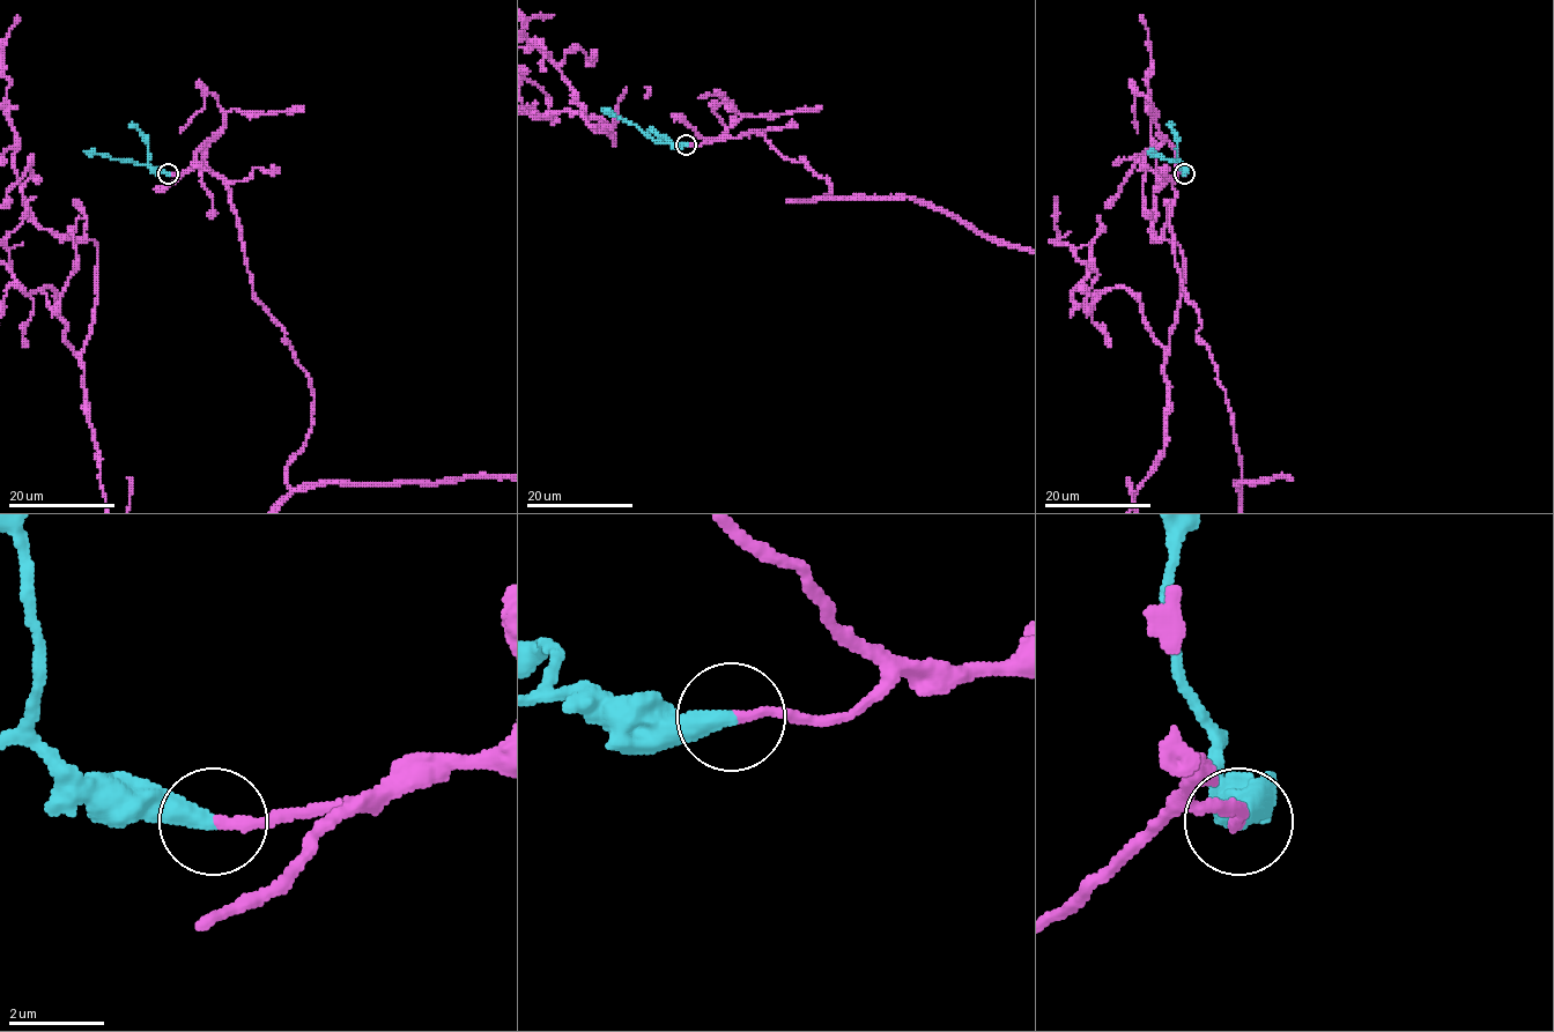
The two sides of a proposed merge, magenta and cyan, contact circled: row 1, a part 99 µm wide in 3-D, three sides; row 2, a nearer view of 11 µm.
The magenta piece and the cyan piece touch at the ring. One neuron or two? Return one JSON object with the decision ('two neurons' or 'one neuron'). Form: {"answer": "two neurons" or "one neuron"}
{"answer": "one neuron"}

